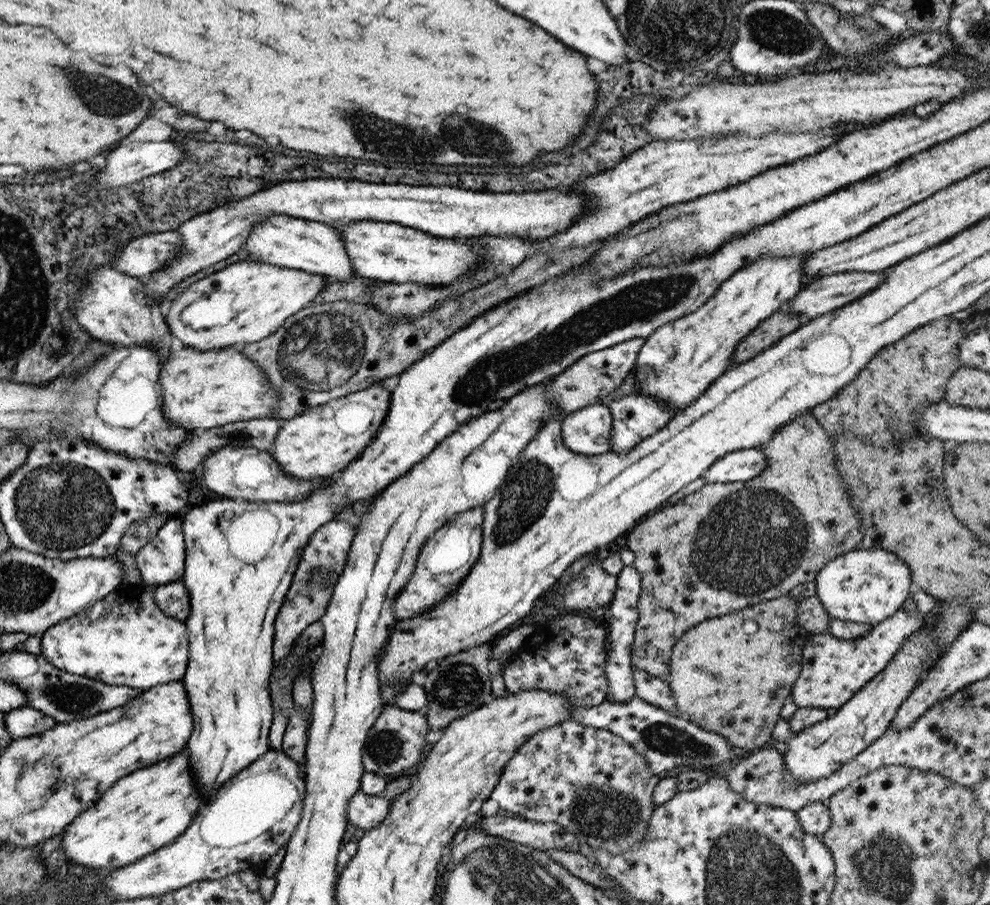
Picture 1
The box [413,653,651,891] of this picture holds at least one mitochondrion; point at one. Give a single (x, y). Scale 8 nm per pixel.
(613, 814)

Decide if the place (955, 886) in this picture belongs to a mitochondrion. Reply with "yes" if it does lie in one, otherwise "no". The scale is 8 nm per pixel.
no

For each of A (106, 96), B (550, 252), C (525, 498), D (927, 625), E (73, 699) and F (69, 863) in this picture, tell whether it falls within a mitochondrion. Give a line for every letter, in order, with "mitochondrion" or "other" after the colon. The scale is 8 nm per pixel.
A: mitochondrion
B: other
C: mitochondrion
D: other
E: mitochondrion
F: other

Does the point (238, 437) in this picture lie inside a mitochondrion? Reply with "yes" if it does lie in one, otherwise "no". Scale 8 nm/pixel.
no

